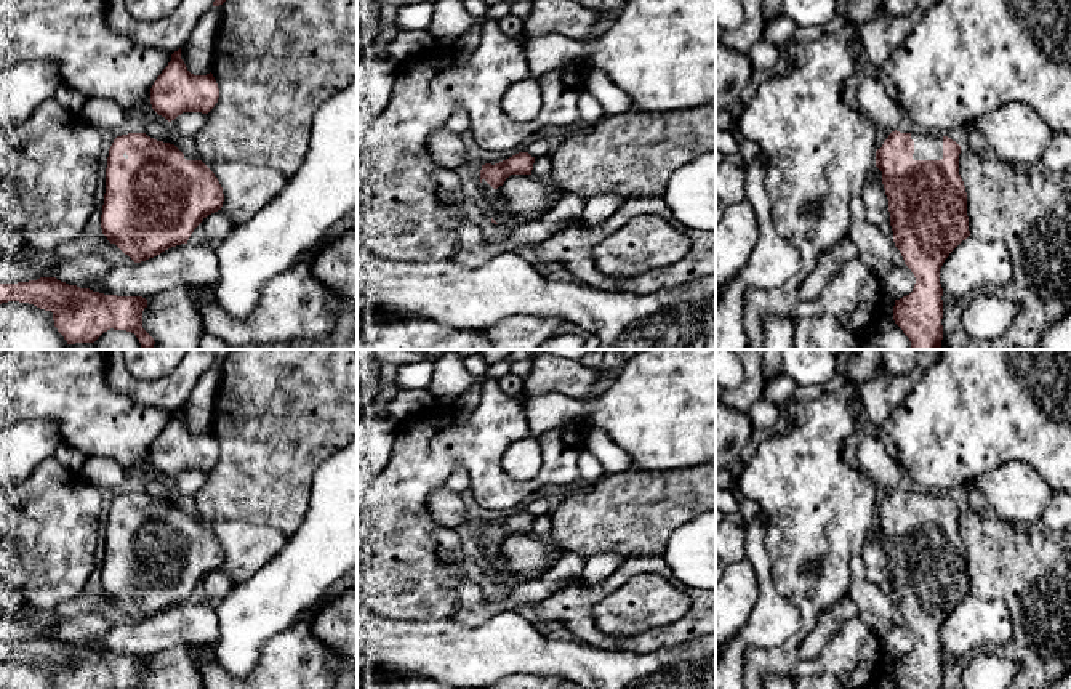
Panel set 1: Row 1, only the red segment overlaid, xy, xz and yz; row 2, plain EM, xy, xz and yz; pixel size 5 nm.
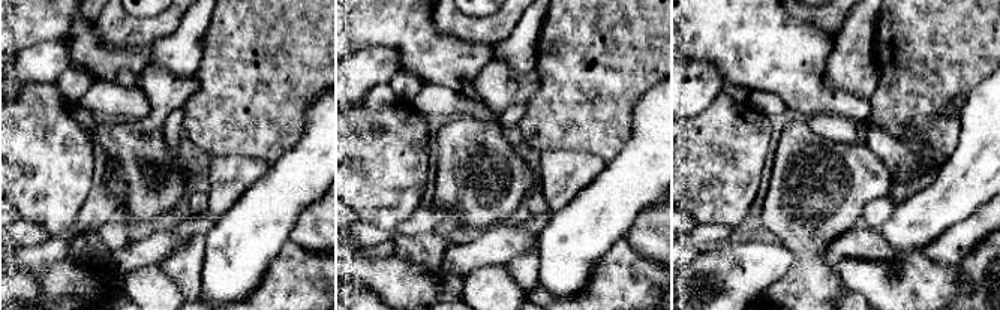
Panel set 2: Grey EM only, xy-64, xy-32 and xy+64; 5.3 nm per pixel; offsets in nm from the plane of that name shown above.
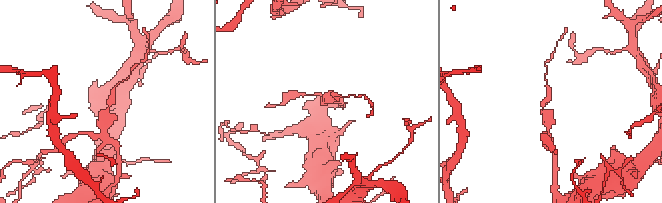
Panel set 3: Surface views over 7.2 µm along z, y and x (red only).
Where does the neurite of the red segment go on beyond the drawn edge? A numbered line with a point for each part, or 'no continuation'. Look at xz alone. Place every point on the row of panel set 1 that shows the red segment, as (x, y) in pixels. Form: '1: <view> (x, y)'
1: xz (492, 196)

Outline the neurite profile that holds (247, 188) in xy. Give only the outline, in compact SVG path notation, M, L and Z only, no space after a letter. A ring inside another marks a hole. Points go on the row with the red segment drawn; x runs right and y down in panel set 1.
M221 160L210 168L223 187L221 212L234 226L251 218L288 183L282 171L261 165Z

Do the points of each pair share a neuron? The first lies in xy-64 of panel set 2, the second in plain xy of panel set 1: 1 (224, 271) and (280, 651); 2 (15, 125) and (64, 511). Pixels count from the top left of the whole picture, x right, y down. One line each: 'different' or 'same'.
1: different
2: same

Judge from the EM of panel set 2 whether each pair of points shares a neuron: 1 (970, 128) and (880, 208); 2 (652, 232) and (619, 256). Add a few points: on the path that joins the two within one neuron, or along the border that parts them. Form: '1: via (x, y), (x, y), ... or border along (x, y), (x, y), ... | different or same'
1: border along (895, 205), (891, 216), (877, 229) | different
2: border along (624, 238), (640, 255), (655, 262) | different

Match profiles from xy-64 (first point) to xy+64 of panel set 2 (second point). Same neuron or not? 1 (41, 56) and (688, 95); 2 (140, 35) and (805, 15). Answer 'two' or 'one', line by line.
1: one
2: one

